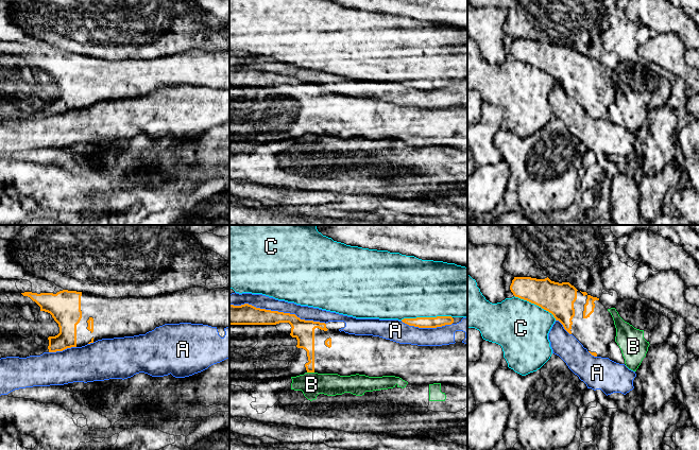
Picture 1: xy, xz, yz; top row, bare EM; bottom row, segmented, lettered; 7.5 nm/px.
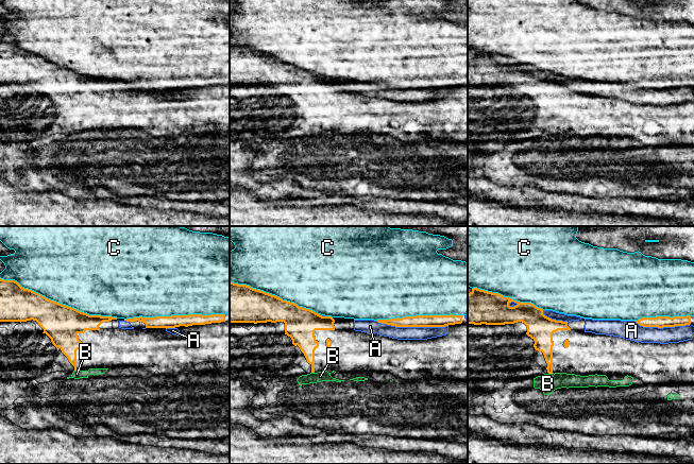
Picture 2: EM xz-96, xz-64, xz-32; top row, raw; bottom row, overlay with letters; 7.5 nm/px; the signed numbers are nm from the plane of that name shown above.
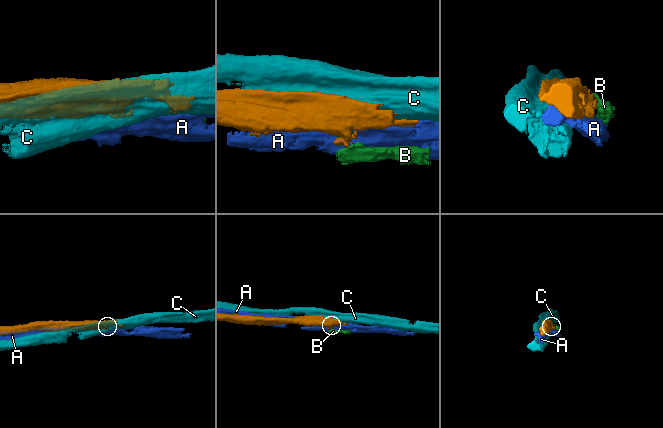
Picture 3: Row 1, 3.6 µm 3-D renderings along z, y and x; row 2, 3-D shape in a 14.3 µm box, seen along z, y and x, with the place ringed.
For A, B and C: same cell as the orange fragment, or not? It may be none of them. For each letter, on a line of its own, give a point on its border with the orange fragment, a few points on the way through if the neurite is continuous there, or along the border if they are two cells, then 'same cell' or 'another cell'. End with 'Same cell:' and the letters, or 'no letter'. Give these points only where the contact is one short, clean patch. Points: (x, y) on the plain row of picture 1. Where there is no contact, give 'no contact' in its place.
A: contact xz (277, 73); another cell
B: contact xz (310, 134); another cell
C: contact xz (426, 80); another cell
Same cell: no letter

